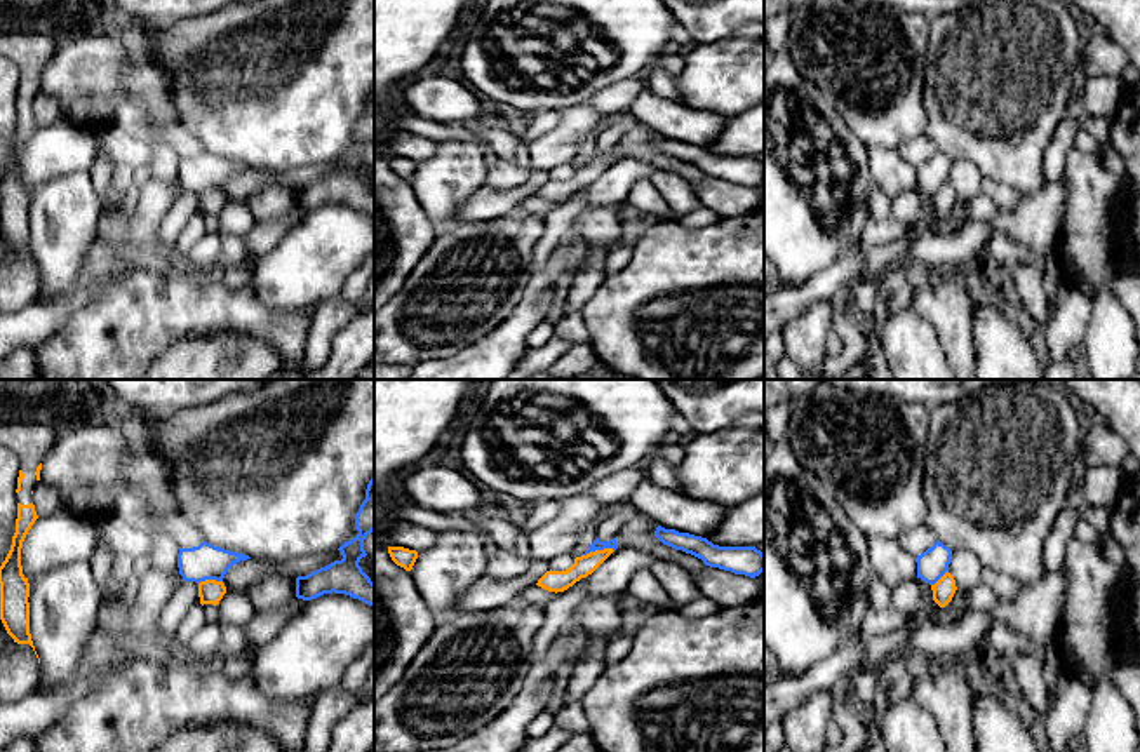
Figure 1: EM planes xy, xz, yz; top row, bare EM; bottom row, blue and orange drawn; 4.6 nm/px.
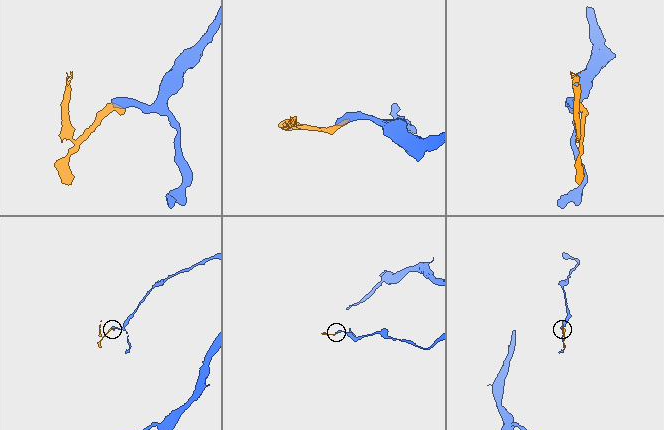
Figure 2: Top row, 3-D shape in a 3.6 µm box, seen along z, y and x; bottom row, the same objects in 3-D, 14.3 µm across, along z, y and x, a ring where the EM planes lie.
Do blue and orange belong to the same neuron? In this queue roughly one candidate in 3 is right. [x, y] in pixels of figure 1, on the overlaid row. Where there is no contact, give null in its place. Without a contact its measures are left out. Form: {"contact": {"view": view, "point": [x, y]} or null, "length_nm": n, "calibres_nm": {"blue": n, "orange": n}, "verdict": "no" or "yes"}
{"contact": {"view": "xz", "point": [597, 549]}, "length_nm": 150, "calibres_nm": {"blue": 50, "orange": 100}, "verdict": "no"}

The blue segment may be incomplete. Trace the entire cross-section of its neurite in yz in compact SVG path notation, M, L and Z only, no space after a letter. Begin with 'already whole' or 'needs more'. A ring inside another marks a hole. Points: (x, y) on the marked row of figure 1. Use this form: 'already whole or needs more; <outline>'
already whole; M935 541L931 548L915 557L917 578L935 585L949 571L950 557L952 550Z

